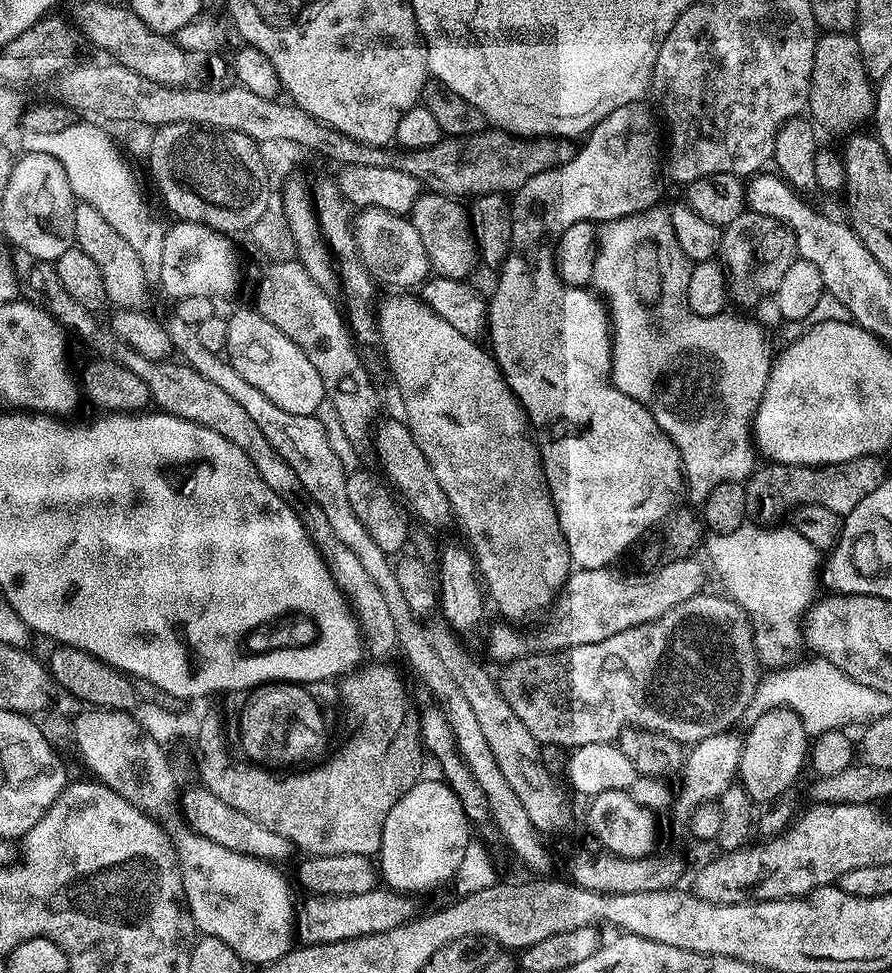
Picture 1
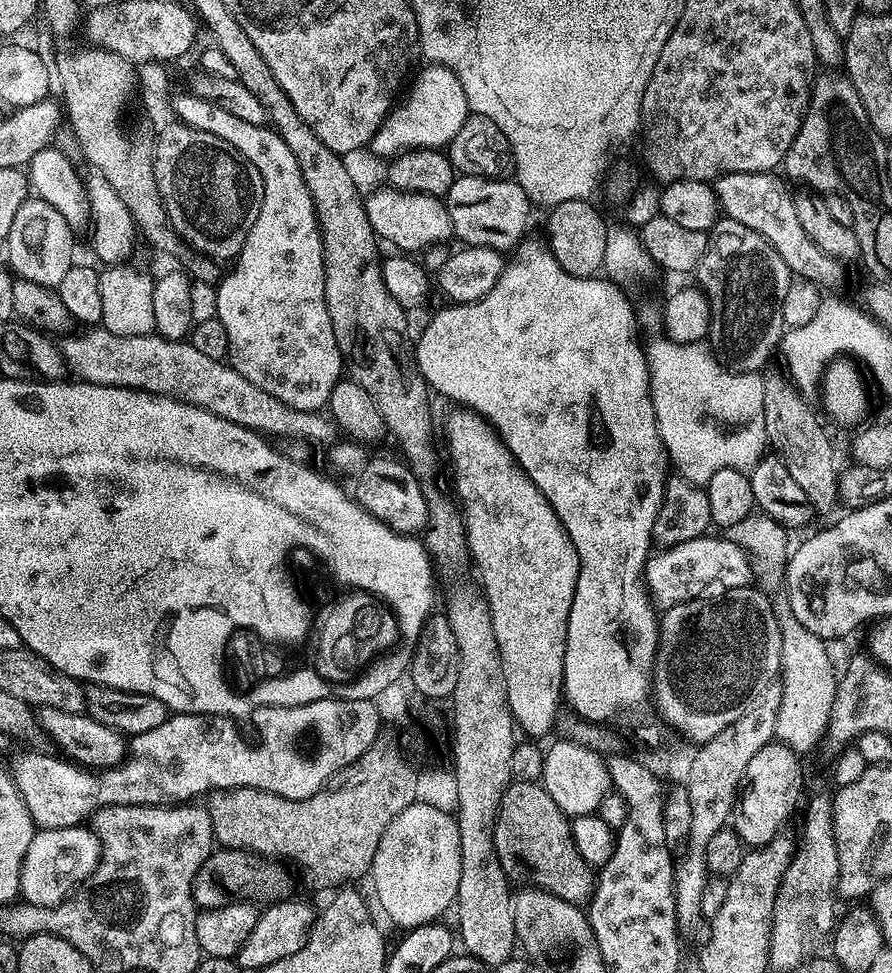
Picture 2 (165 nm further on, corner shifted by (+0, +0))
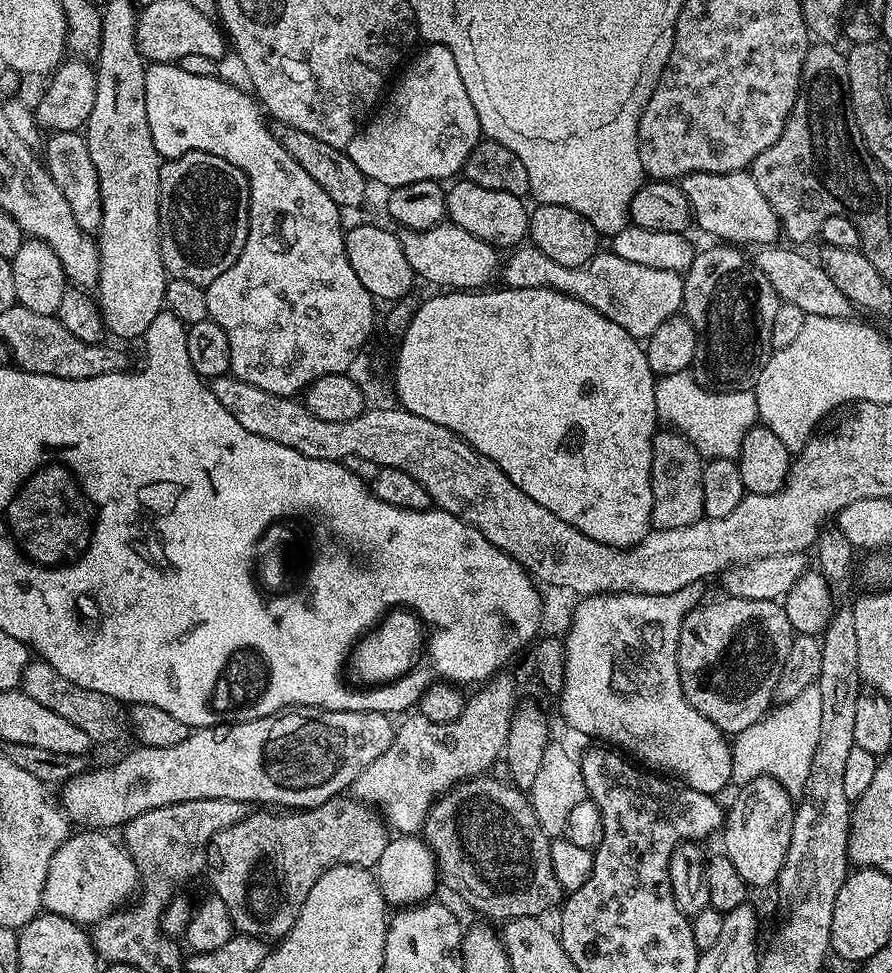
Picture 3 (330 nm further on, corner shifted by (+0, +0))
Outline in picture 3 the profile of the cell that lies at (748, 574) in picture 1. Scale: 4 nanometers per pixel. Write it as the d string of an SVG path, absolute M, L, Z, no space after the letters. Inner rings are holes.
M814 686L802 690L798 698L773 707L767 716L763 716L754 726L735 733L732 746L732 778L737 785L743 786L761 776L769 776L791 794L803 793L810 778L810 766L814 750L818 750L818 734L822 734L822 694Z

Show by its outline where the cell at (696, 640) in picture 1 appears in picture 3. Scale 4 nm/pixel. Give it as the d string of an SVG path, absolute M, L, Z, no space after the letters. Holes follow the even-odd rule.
M737 596L723 599L713 604L701 603L685 614L680 627L678 662L686 673L688 701L725 734L735 734L746 730L746 726L754 726L773 707L776 683L782 666L786 666L786 654L790 654L794 633L783 603Z

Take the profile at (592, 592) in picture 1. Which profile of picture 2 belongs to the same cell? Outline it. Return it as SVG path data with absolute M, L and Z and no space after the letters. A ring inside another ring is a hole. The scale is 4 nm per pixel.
M705 534L690 542L682 542L682 546L665 548L649 555L644 563L642 576L646 581L651 603L657 609L667 610L687 600L699 600L715 593L717 589L731 590L749 587L750 561L748 557L733 540L727 538L719 540L718 537L712 535Z

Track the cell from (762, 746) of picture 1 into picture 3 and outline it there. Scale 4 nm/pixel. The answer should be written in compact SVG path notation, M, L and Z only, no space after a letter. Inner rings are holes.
M761 776L743 785L741 792L744 793L737 798L736 805L726 812L722 852L730 858L730 862L734 862L749 889L771 889L786 862L786 850L790 850L790 830L794 830L797 805L793 795L769 776Z

